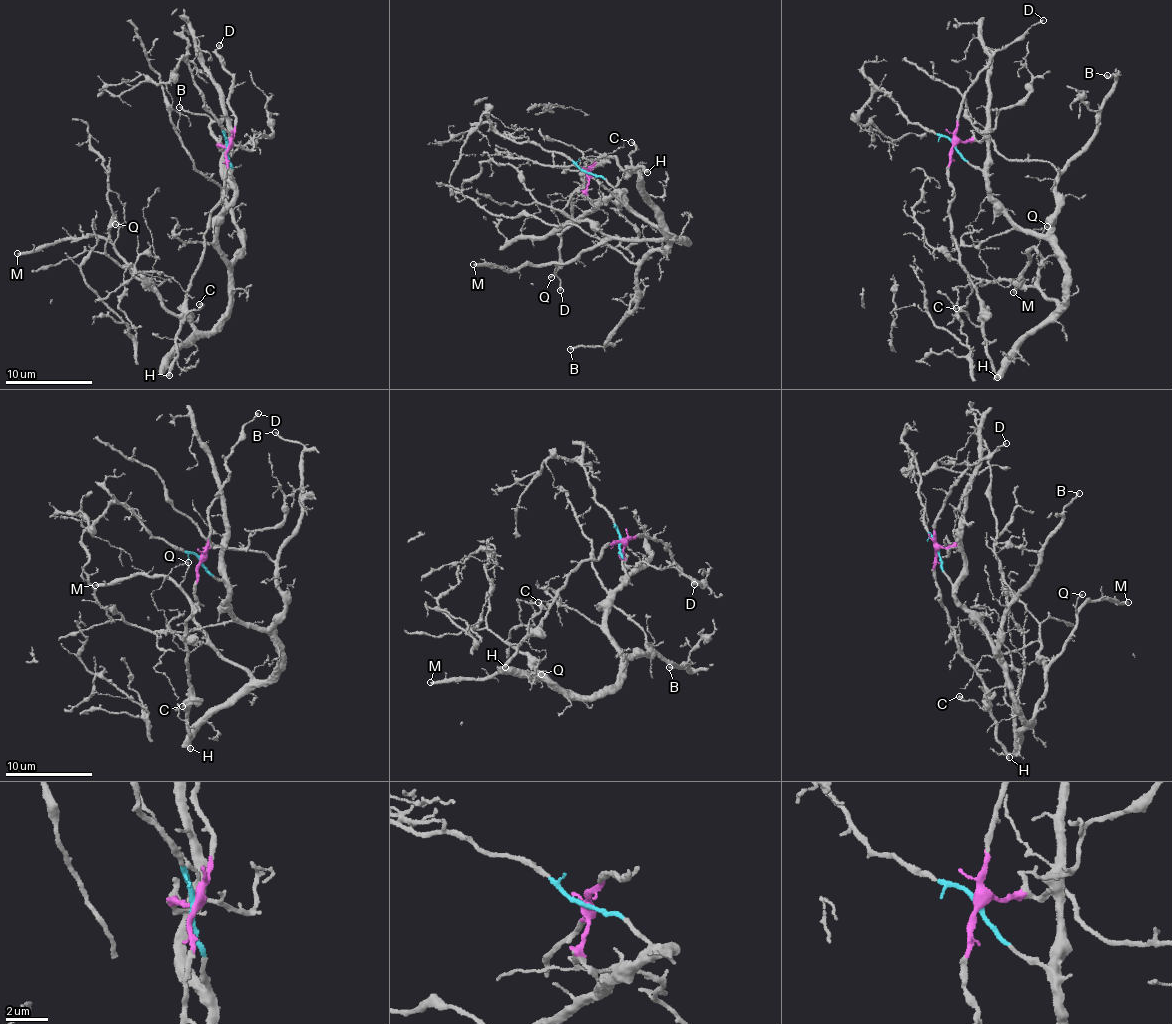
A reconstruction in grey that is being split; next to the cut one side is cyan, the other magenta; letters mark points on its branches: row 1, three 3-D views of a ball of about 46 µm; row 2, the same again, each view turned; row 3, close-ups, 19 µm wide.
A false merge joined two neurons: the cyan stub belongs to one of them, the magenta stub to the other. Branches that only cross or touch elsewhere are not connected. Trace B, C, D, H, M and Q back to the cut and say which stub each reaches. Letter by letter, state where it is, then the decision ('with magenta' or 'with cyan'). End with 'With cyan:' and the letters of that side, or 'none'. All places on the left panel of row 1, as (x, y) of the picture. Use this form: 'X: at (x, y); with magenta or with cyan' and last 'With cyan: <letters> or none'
B: at (179, 107); with cyan
C: at (199, 304); with magenta
D: at (219, 45); with magenta
H: at (169, 375); with magenta
M: at (17, 253); with cyan
Q: at (115, 224); with cyan
With cyan: B, M, Q

